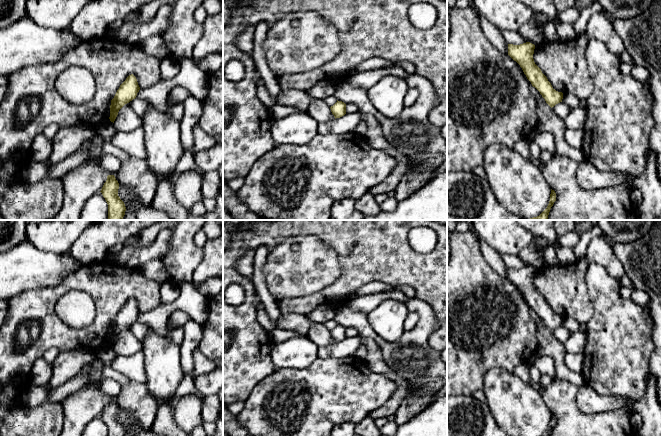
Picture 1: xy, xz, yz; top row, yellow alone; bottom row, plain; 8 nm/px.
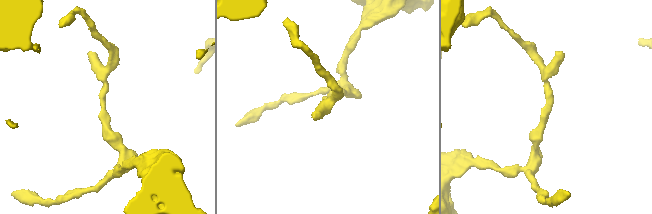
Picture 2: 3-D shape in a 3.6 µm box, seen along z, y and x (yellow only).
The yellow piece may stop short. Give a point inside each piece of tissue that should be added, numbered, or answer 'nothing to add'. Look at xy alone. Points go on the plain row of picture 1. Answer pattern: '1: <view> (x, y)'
nothing to add

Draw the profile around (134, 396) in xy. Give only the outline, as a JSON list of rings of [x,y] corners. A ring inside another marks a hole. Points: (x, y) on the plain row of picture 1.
[[[130,381],[122,386],[114,399],[118,407],[127,409],[144,429],[151,429],[158,410],[158,403],[148,392],[144,382]]]

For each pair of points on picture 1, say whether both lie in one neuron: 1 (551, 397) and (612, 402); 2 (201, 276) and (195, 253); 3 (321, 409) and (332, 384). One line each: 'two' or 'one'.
1: two
2: two
3: one

